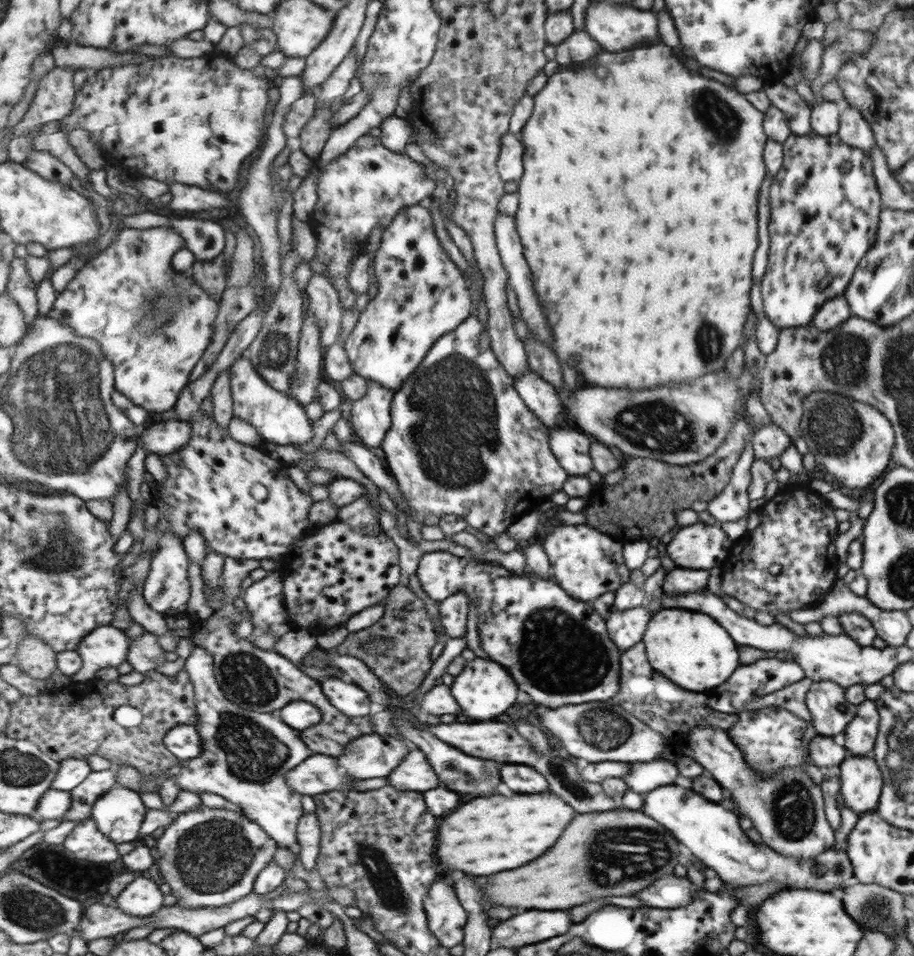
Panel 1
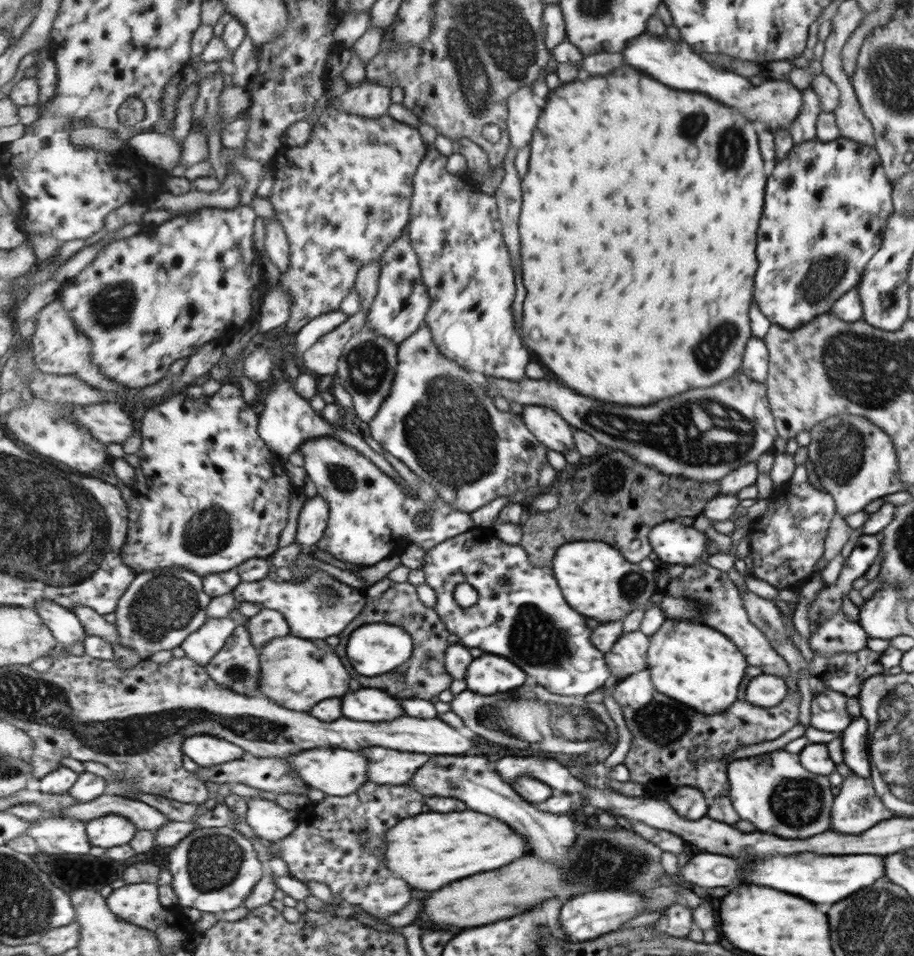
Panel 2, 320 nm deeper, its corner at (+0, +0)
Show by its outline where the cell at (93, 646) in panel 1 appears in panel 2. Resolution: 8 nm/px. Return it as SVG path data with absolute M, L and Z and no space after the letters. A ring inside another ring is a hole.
M45 599L38 602L36 611L60 644L69 645L87 638L86 628L71 609L54 603L53 600Z

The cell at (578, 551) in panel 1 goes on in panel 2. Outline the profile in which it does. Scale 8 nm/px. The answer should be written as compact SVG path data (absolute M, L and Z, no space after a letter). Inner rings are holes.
M571 540L556 552L552 565L567 602L577 612L596 618L601 623L622 620L637 608L647 608L655 592L653 572L641 572L637 563L629 564L619 549L605 542Z

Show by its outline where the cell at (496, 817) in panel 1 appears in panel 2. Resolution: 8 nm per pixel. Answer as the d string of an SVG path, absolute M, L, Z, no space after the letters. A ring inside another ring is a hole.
M429 812L403 820L387 841L387 868L417 890L439 890L455 880L503 868L525 856L527 840L505 822L481 812Z

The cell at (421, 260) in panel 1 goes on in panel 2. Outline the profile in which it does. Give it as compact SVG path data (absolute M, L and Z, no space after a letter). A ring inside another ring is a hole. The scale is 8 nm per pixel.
M408 230L387 249L387 253L380 261L380 266L377 299L371 305L371 313L368 314L365 327L373 329L378 335L386 336L399 346L425 326L426 316L431 312L431 306L434 303L431 301L429 288L422 280L422 262L419 261L419 254L411 245L411 234Z

